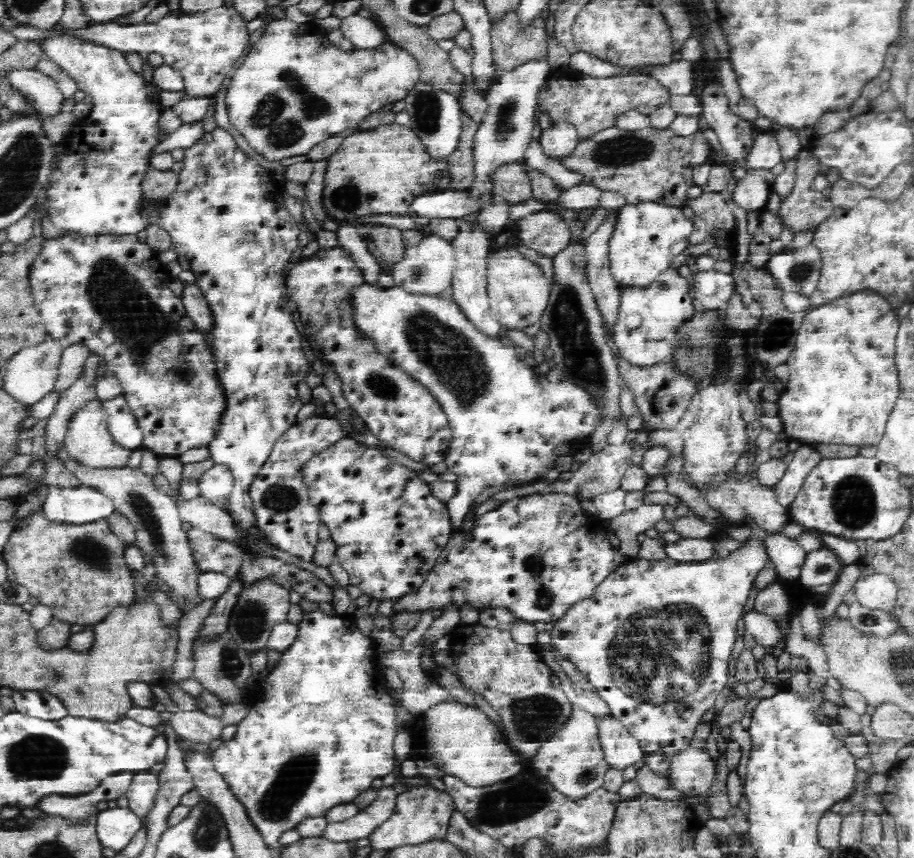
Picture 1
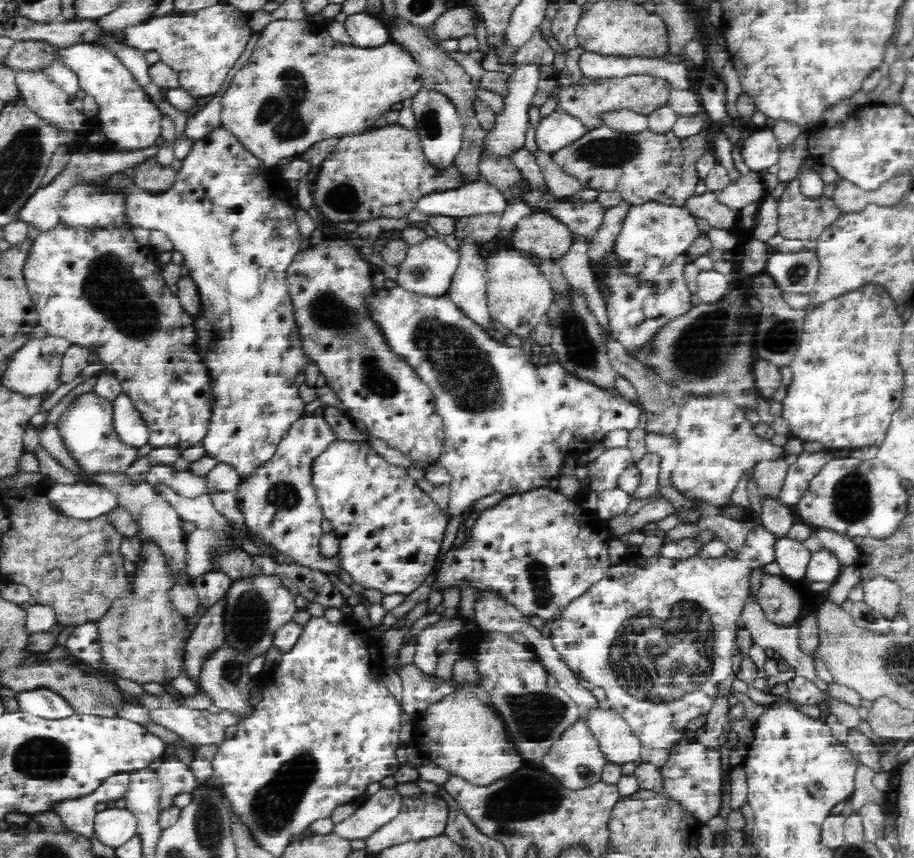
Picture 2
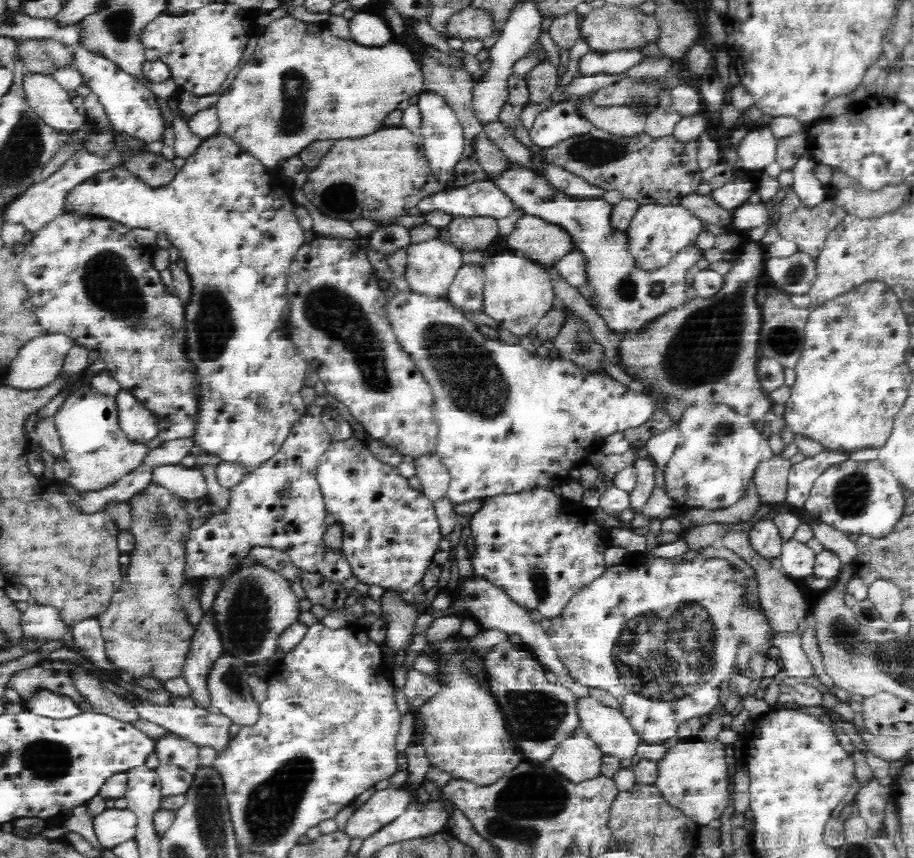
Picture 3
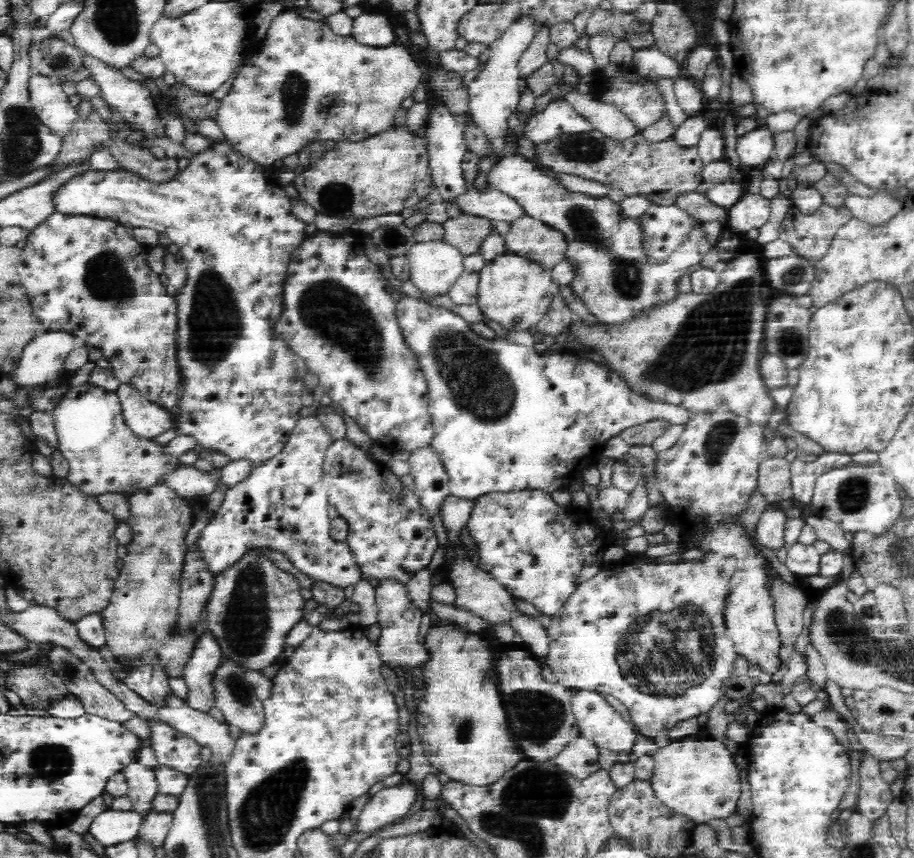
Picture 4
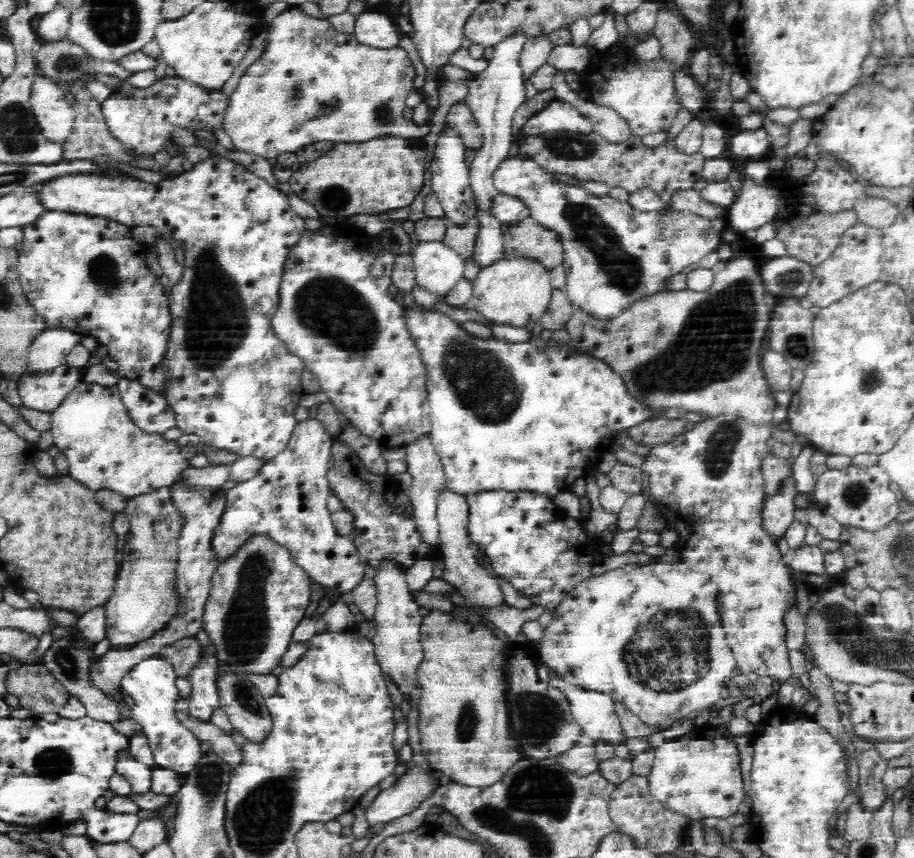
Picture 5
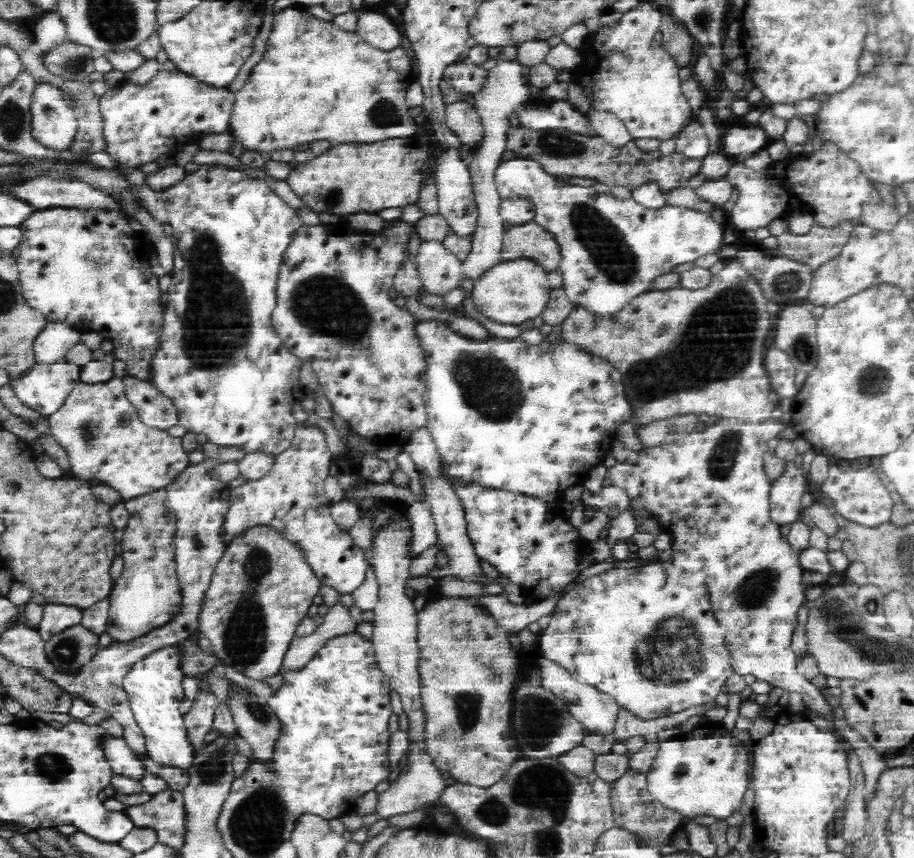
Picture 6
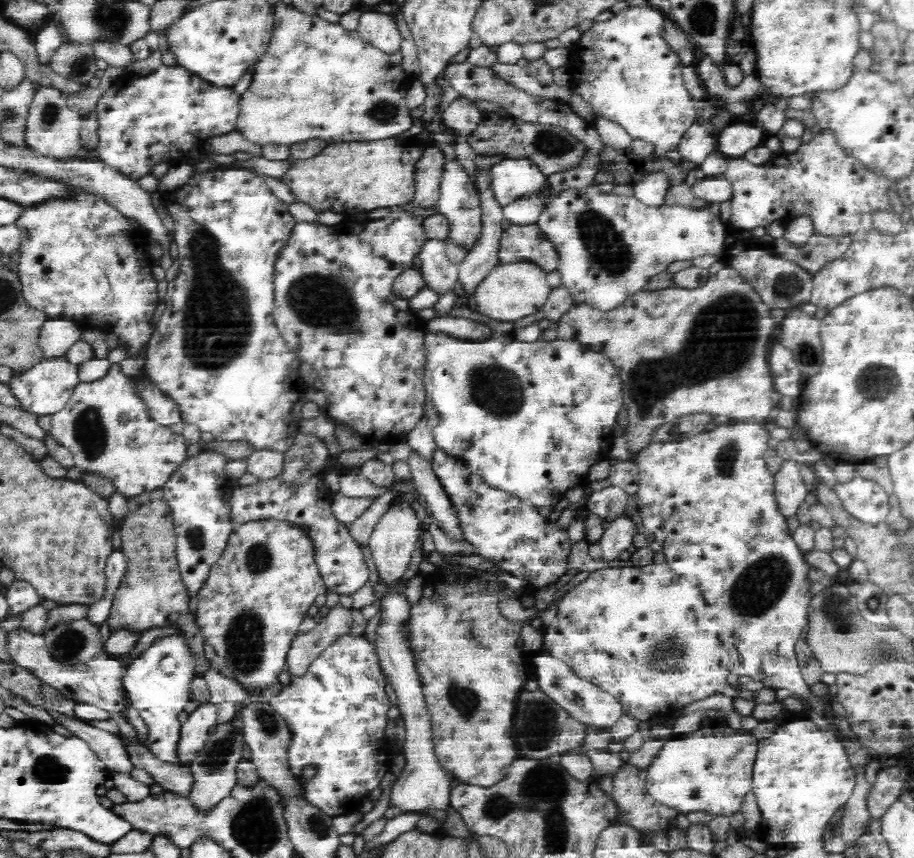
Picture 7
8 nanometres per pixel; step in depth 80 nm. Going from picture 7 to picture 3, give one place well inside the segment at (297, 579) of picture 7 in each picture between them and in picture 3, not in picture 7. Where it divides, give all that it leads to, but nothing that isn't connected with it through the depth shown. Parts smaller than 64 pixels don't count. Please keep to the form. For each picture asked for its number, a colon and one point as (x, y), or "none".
3: (256, 604)
4: (252, 605)
5: (258, 597)
6: (261, 589)

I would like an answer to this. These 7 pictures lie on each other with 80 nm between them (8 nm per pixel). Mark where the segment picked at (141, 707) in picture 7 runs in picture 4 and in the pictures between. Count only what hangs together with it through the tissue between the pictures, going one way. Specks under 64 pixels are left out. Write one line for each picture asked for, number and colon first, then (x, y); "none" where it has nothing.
4: (171, 748)
5: (151, 682)
6: (153, 685)

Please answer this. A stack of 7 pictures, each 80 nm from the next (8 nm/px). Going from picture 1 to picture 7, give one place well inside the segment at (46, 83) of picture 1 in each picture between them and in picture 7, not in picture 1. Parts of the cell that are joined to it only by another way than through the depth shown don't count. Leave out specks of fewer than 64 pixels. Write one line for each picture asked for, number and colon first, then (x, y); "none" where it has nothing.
2: (40, 93)
3: (51, 103)
4: (50, 104)
5: (55, 117)
6: (54, 124)
7: (52, 129)

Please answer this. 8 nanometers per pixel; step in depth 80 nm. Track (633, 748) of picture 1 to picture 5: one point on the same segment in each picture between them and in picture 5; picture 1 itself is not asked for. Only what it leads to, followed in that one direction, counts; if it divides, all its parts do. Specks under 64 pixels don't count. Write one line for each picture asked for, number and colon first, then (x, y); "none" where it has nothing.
2: (616, 741)
3: (610, 730)
4: (597, 720)
5: (594, 712)

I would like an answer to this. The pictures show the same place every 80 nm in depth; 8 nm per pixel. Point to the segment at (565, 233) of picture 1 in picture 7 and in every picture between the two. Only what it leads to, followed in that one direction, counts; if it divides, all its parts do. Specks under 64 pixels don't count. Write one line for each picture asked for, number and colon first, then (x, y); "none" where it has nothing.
2: (542, 234)
3: (544, 242)
4: (529, 238)
5: (528, 239)
6: (528, 241)
7: (518, 243)

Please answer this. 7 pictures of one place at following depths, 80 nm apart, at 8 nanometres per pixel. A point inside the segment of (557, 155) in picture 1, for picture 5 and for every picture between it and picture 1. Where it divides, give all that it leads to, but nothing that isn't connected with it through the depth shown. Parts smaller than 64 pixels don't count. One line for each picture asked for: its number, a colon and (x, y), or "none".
2: (556, 130)
3: (553, 125)
4: (559, 116)
5: (558, 115)

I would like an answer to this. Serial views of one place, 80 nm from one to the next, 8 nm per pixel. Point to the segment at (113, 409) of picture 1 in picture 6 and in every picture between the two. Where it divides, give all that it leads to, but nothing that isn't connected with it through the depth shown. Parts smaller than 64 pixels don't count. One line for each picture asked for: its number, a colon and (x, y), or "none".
2: (129, 429)
3: (138, 426)
4: (144, 420)
5: (150, 413)
6: (154, 410)

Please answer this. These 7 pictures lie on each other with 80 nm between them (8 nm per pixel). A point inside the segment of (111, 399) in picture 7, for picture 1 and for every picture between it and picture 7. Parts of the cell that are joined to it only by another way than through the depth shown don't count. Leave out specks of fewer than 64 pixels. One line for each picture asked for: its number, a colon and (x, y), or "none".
1: (88, 444)
2: (86, 429)
3: (98, 453)
4: (104, 456)
5: (105, 451)
6: (106, 444)

